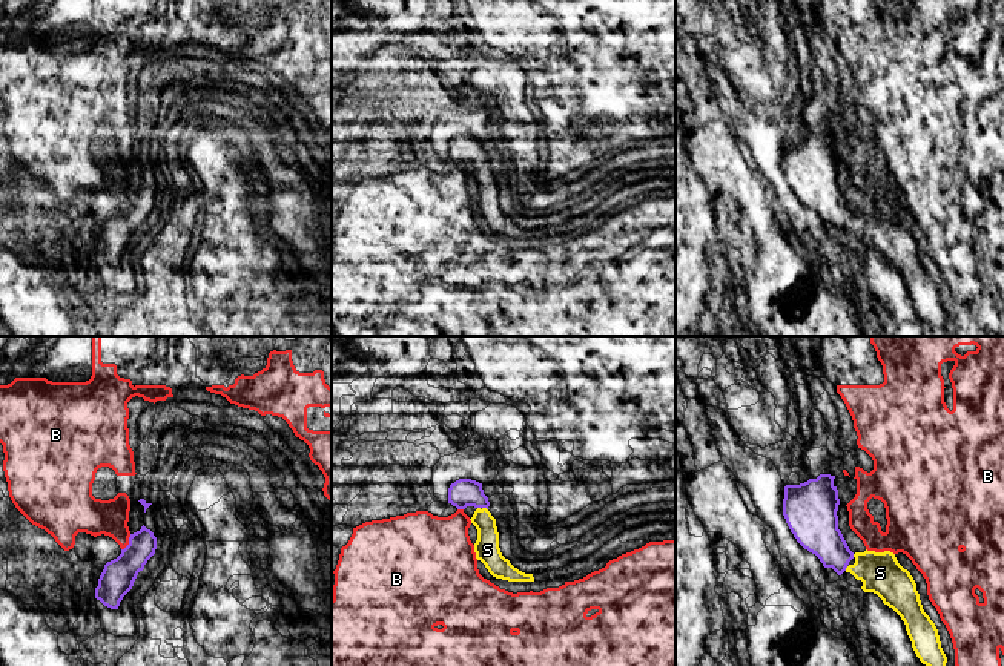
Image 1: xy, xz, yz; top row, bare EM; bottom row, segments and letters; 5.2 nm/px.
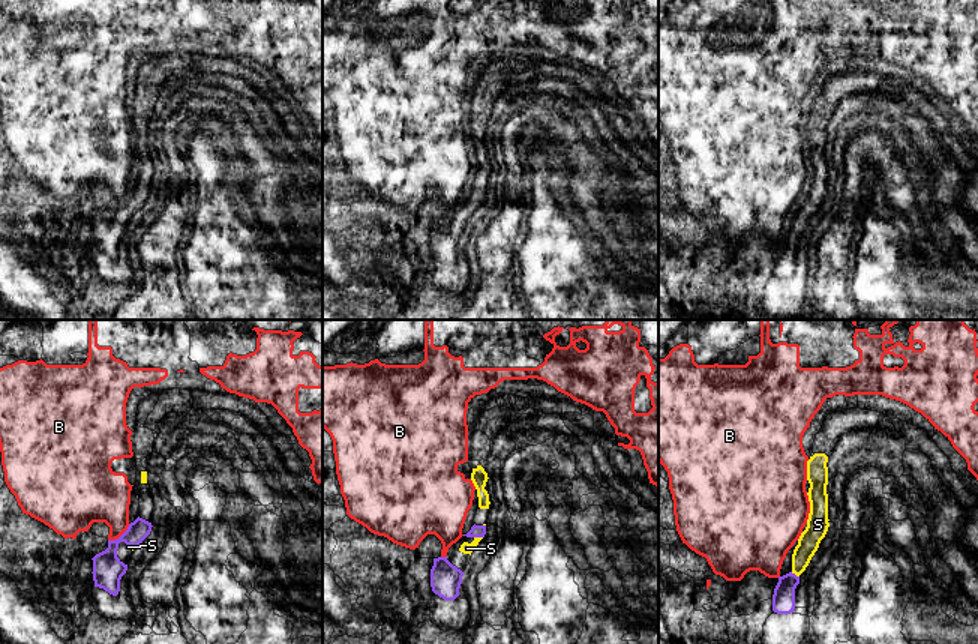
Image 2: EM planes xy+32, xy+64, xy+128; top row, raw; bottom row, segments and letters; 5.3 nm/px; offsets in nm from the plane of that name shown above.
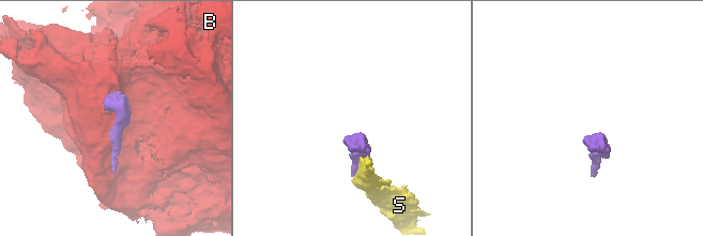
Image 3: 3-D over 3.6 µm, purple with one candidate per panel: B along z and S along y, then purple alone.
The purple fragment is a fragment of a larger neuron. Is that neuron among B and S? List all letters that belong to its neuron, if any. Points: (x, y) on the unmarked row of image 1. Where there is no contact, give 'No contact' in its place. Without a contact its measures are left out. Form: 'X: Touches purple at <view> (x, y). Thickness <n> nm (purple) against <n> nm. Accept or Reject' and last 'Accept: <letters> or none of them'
B: Touches purple at xy (129, 198). Thickness 180 nm (purple) against 190 nm. Reject
S: Touches purple at xz (485, 163). Thickness 150 nm (purple) against 130 nm. Accept
Accept: S

